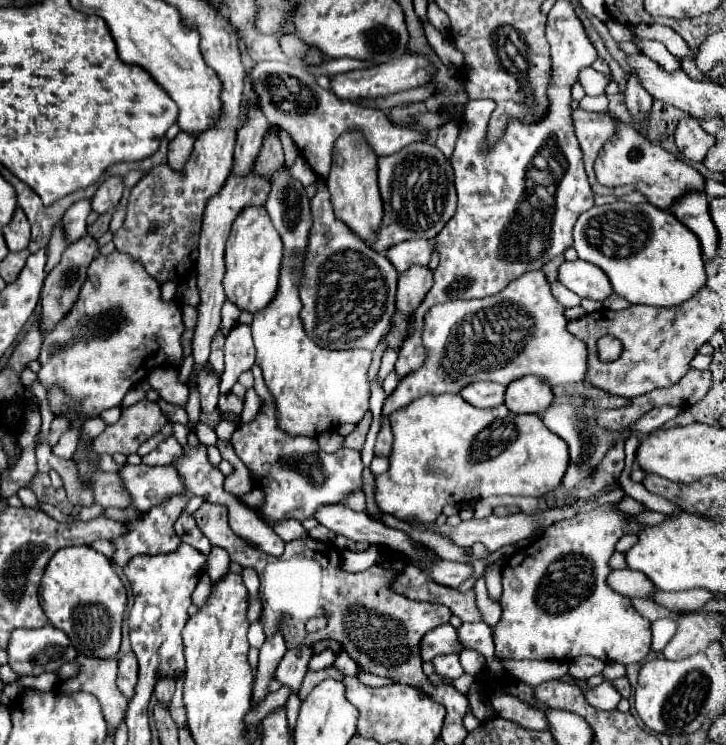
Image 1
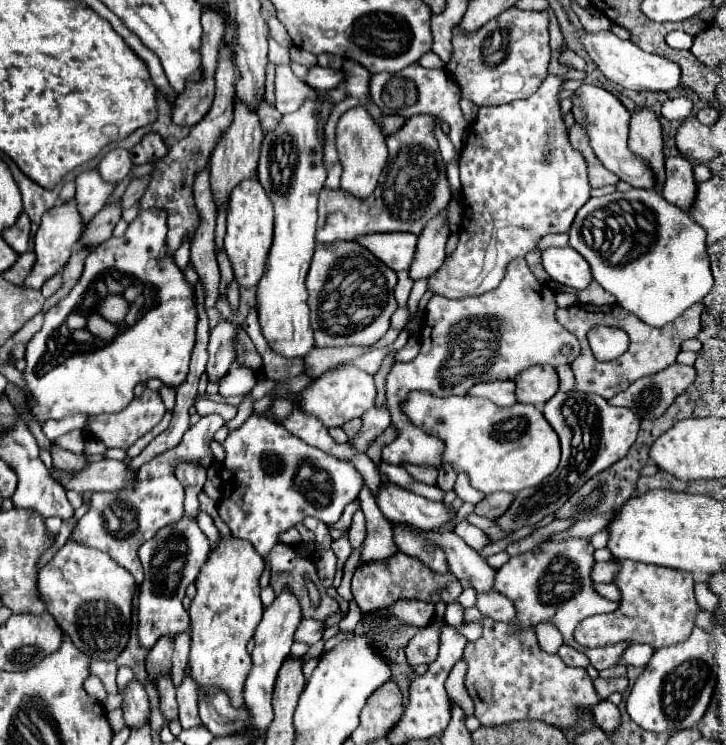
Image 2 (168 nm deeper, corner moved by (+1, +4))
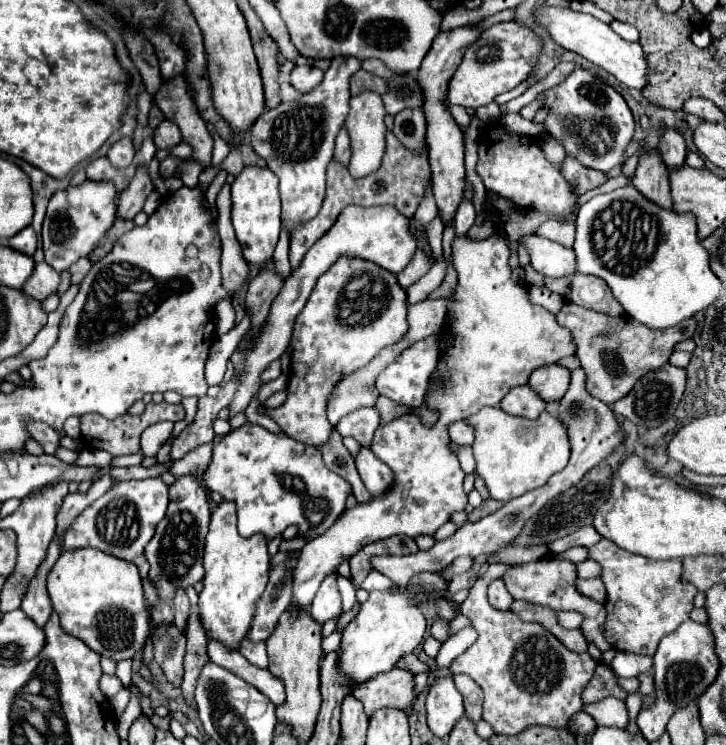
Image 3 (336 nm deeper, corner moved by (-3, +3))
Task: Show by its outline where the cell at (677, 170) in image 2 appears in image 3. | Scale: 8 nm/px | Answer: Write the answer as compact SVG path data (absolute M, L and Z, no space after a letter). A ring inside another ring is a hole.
M675 129L663 131L661 139L659 139L659 153L667 167L681 167L685 163L685 155L687 155L683 135Z

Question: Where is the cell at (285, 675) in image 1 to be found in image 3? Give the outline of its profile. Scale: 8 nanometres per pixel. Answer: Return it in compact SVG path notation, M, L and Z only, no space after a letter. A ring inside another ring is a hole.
M337 571L329 573L325 577L325 581L321 583L309 611L313 615L315 621L319 623L327 623L329 619L333 617L339 617L343 613L341 609L341 595L339 595L339 589L337 589Z

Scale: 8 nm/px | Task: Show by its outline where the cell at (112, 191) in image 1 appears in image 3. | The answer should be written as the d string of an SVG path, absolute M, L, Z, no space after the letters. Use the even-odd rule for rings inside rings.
M123 137L117 143L111 145L111 149L107 151L107 159L117 167L117 169L125 169L133 163L135 157L135 149L131 143L131 137Z

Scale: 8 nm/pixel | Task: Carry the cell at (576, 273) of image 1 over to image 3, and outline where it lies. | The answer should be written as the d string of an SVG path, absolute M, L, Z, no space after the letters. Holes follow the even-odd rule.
M521 235L519 241L529 253L531 267L547 277L565 277L575 273L575 251L539 235Z

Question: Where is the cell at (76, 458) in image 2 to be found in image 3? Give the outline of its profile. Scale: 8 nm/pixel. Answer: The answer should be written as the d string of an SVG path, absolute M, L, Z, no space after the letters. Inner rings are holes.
M27 423L29 427L29 435L33 435L33 439L43 447L45 453L53 453L59 447L59 433L53 431L53 427L47 427L47 423Z

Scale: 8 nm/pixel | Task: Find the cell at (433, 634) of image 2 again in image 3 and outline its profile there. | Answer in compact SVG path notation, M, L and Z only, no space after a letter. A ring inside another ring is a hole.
M387 671L385 675L373 675L369 683L353 691L357 699L363 701L367 717L379 707L399 707L405 709L413 701L413 673L409 671Z

